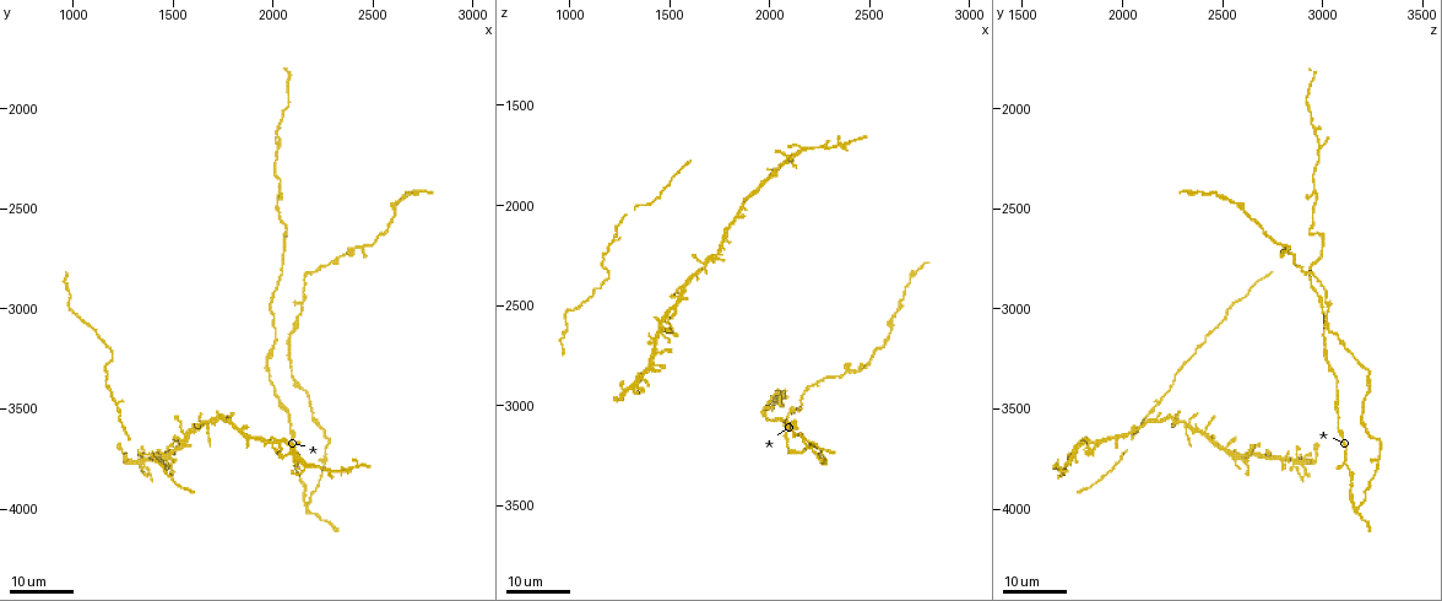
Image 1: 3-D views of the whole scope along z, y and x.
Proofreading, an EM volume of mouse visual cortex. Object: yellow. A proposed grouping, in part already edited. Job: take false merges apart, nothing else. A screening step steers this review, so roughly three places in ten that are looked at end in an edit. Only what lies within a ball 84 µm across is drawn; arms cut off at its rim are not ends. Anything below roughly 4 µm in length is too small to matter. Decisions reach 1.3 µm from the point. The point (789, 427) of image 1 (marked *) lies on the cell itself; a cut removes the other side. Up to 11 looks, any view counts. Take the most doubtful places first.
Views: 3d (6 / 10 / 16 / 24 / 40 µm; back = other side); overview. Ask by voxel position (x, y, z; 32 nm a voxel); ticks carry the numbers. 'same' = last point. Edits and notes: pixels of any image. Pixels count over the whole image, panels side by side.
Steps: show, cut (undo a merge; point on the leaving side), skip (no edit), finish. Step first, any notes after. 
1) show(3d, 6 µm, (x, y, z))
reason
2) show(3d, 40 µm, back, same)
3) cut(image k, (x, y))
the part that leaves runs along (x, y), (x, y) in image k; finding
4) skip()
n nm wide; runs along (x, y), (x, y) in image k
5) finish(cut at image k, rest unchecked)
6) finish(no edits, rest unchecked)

show(3d, 24 µm, (2180, 4000, 3170))

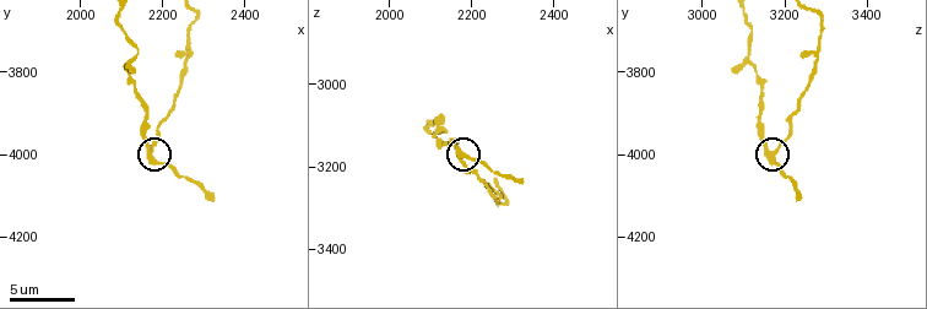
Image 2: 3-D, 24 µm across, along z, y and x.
show(3d, 6 µm, (2175, 4000, 3185))
zoom in

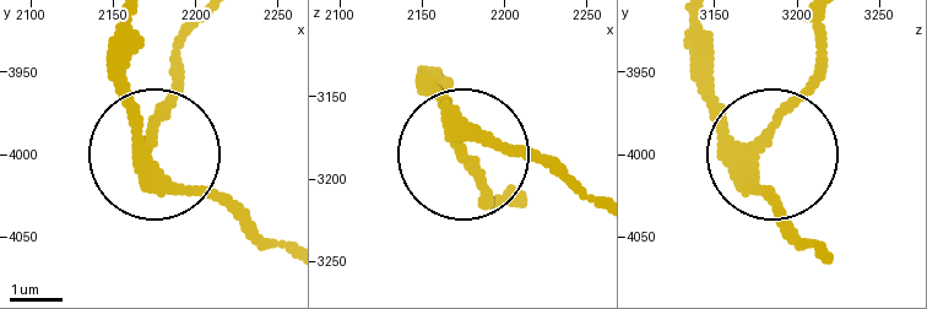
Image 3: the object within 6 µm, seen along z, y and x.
skip()
runs along (126, 22), (126, 101), (148, 155), (254, 242) in image 3; one cell here

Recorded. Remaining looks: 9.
show(3d, 24 µm, (1230, 3480, 2180))
side arm on a straight run

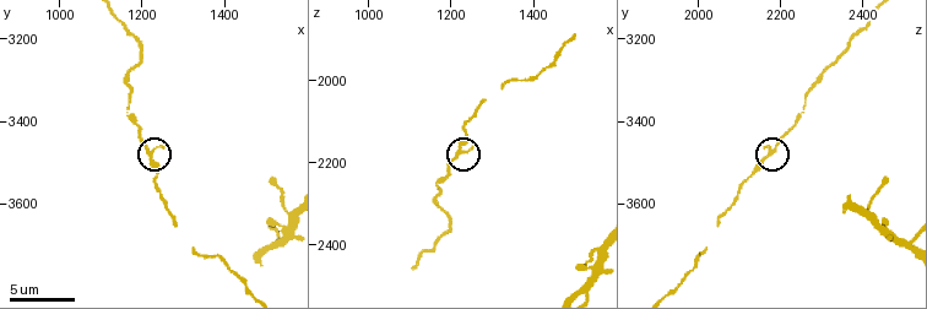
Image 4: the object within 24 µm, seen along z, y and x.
show(3d, 6 µm, (1220, 3480, 2175))

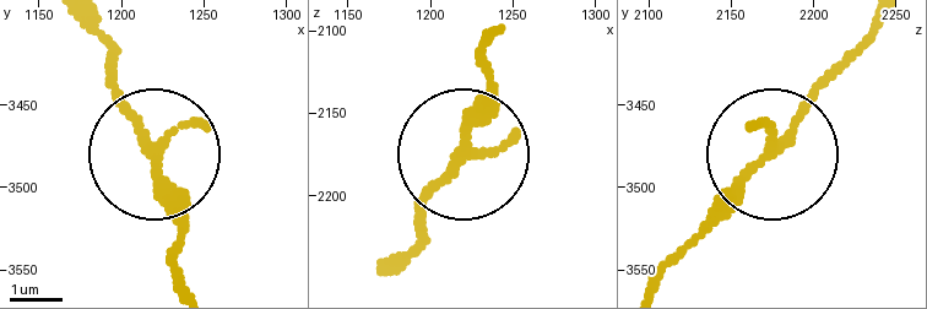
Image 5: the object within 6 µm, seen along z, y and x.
skip()
one cell here

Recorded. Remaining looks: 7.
show(3d, 24 µm, (1670, 3570, 2300))
three-way junction

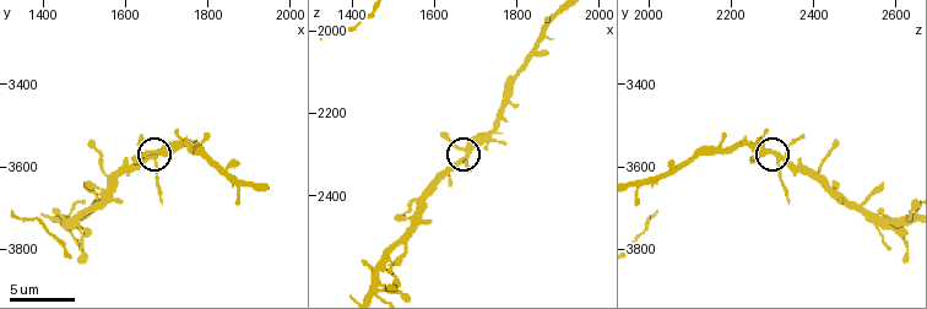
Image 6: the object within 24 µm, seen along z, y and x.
show(3d, 6 µm, (1680, 3560, 2280))
closer look

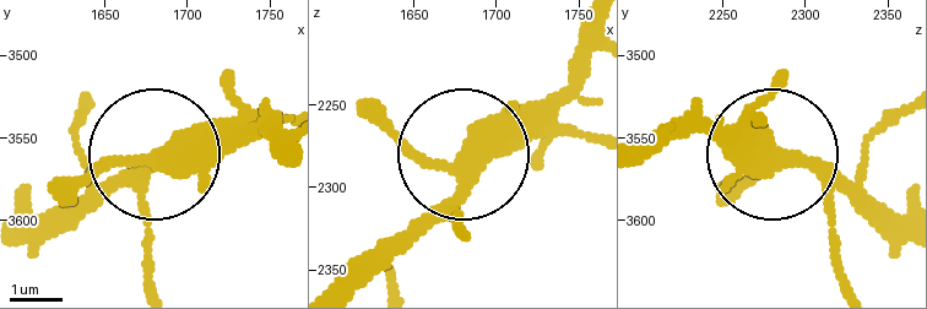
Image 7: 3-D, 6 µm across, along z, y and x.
skip()
runs along (59, 233), (151, 155), (217, 155), (282, 128) in image 7; all the same cell

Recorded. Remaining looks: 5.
show(3d, 16 µm, (2070, 2610, 2940))
sharp bend

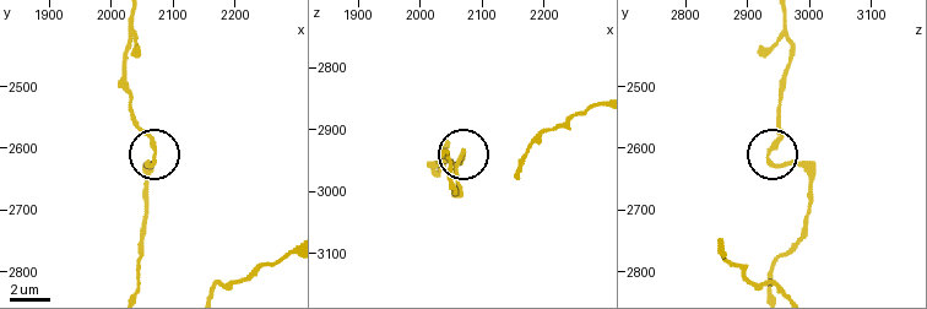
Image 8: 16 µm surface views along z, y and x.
show(3d, 10 µm, (2070, 2620, 2940))

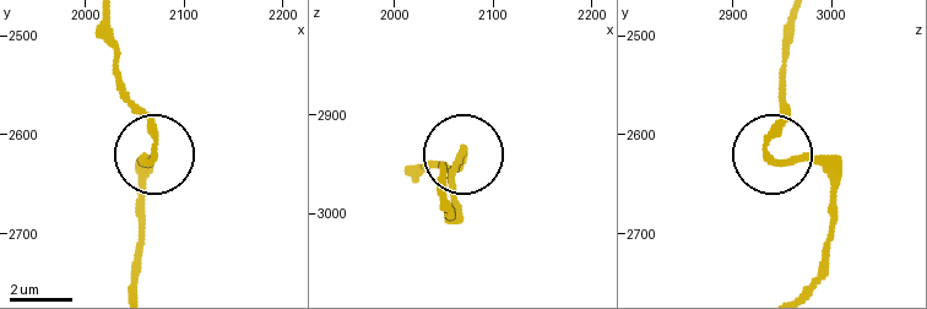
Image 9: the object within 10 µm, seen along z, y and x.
skip()
runs along (130, 285), (139, 190), (155, 142), (123, 74) in image 9; one cell here

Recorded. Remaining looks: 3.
show(3d, 24 µm, (2130, 3050, 3020))

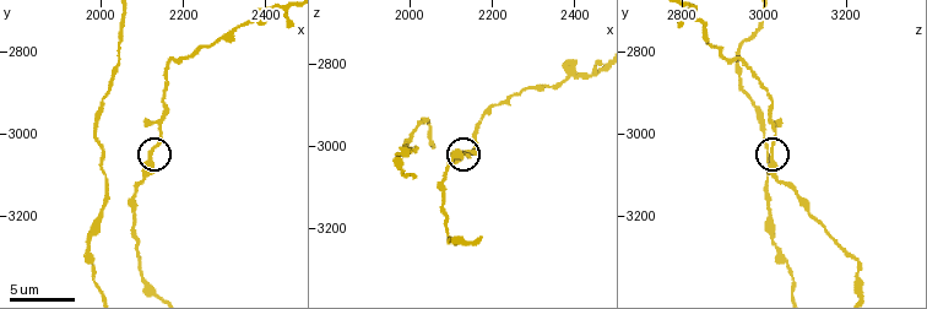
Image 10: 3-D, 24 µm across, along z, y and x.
show(3d, 6 µm, (2120, 3055, 3020))
zoom in

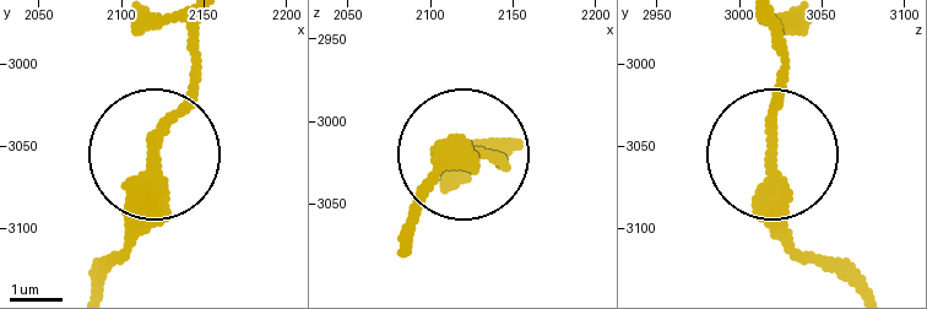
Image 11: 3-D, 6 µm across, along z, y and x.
skip()
runs along (98, 287), (133, 234), (155, 129), (190, 76), (190, 42) in image 11; one cell here

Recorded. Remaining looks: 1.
finish(no edits, rest unchecked)

